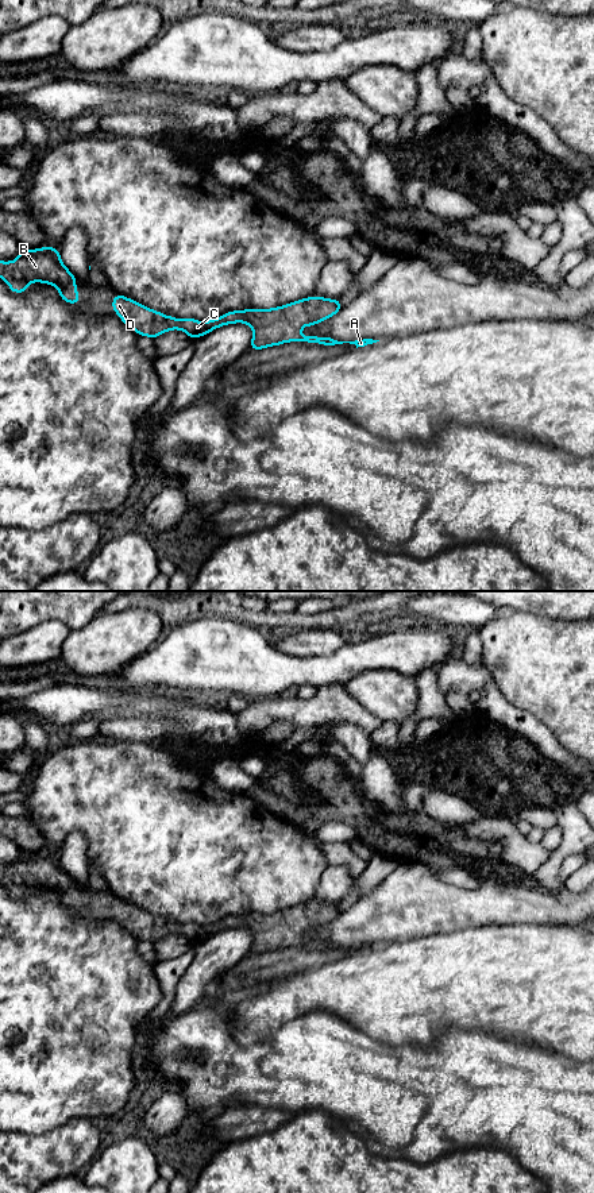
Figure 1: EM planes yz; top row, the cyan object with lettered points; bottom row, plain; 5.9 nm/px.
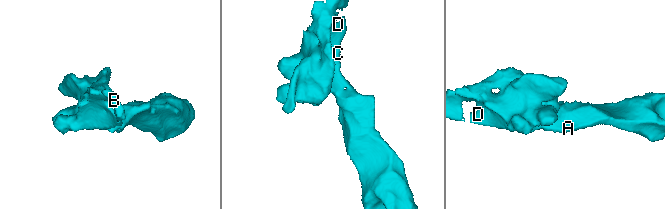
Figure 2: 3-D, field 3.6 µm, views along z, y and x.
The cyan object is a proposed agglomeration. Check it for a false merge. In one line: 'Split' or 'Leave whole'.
Leave whole

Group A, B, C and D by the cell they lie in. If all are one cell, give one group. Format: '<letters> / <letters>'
A B C D

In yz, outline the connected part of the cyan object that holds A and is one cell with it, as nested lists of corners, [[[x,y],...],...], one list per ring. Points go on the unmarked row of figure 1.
[[[120,899],[113,901],[112,914],[128,933],[134,934],[140,941],[150,941],[153,943],[166,935],[181,934],[193,945],[225,928],[246,927],[254,935],[250,950],[251,954],[261,954],[294,945],[324,950],[350,947],[355,949],[356,953],[379,946],[373,943],[338,946],[328,941],[316,942],[312,938],[304,942],[300,935],[305,928],[312,933],[316,927],[325,926],[342,914],[340,904],[316,900],[274,914],[232,915],[219,923],[204,927],[194,923],[180,924],[165,920],[163,918],[155,916]]]

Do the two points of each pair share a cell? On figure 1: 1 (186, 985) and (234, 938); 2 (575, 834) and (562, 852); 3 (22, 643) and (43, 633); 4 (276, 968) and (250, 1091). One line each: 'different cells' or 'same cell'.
1: same cell
2: same cell
3: same cell
4: different cells

